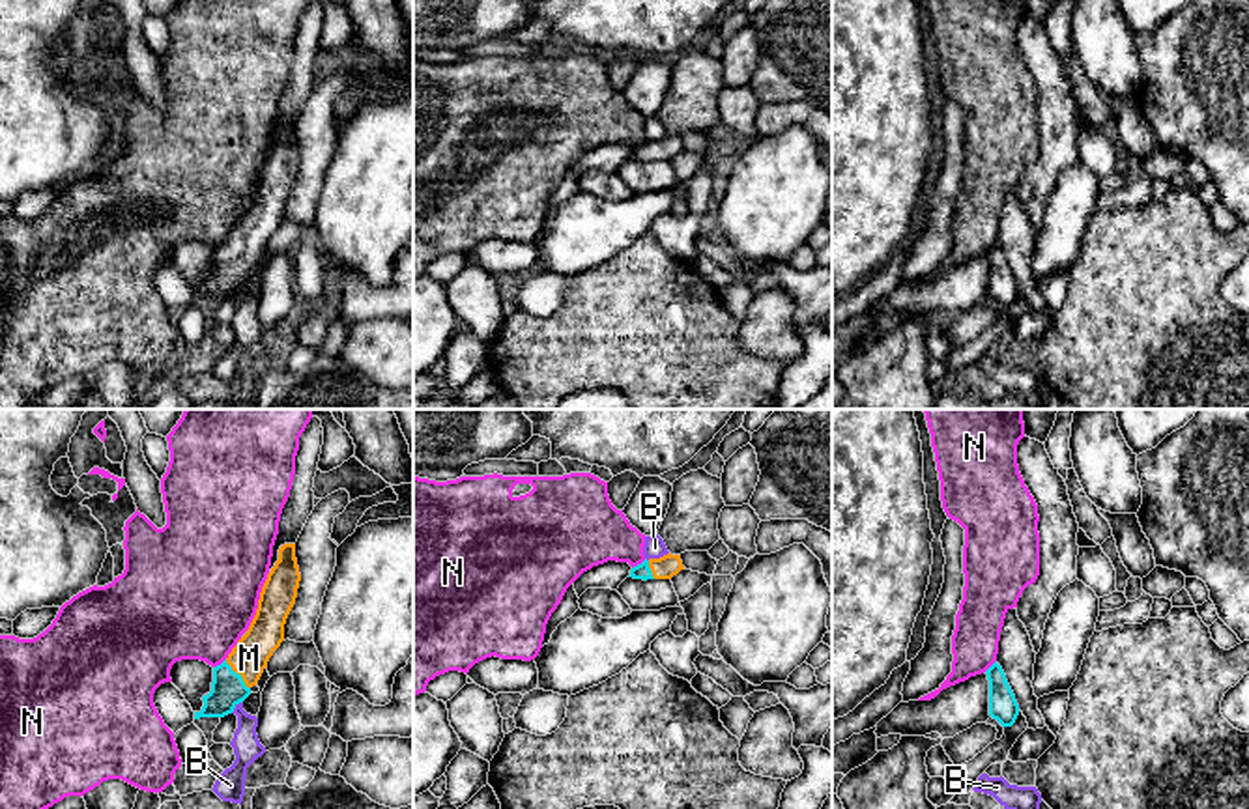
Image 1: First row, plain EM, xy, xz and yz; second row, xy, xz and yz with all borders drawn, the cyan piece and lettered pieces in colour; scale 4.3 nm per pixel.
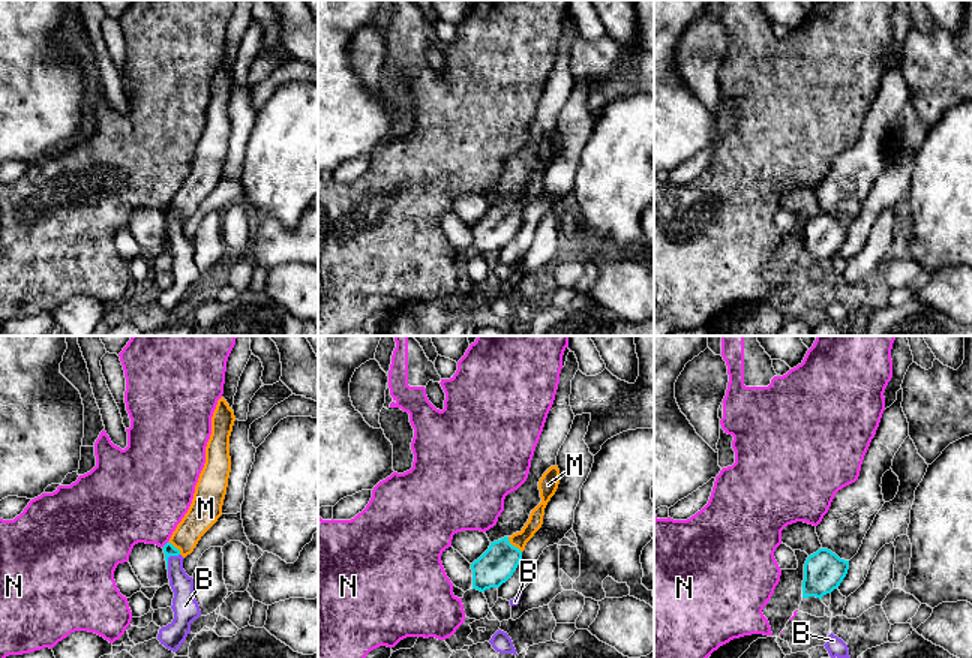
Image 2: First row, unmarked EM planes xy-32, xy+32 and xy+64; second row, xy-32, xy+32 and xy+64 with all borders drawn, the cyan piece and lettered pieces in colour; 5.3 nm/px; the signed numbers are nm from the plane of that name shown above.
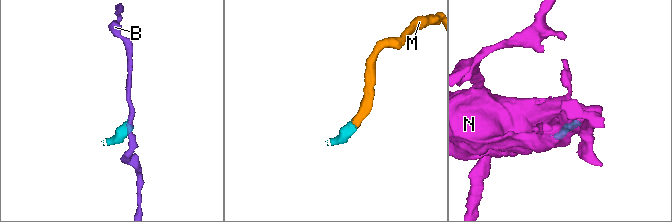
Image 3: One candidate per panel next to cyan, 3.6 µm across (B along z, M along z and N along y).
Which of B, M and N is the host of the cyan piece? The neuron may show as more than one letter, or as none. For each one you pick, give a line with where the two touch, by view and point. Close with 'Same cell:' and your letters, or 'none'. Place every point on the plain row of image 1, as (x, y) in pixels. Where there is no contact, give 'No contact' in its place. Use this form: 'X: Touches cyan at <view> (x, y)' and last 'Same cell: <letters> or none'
M: Touches cyan at xy (238, 256)
Same cell: M

